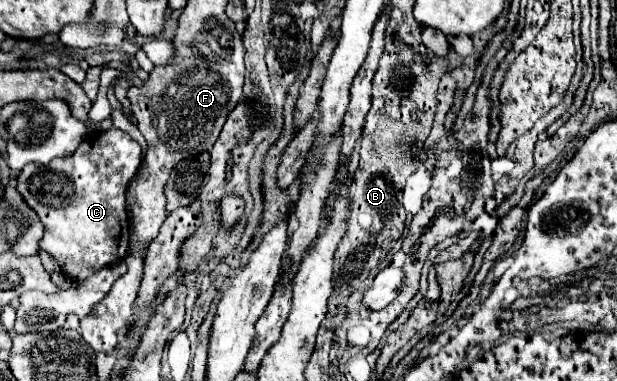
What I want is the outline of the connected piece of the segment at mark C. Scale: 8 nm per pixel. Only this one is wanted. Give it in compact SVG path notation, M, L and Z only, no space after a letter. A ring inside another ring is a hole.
M110 128L108 132L90 134L82 140L78 150L68 158L54 158L50 164L26 164L18 172L16 190L24 196L24 202L36 212L44 224L44 236L40 248L58 260L64 274L82 282L104 266L118 262L128 252L128 214L126 214L126 188L134 178L142 162L140 144L130 138L128 132Z

